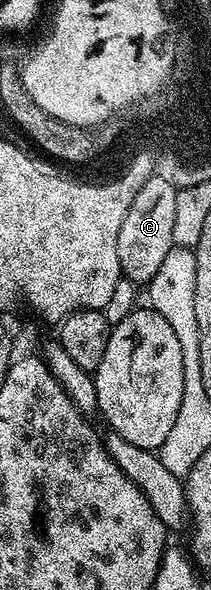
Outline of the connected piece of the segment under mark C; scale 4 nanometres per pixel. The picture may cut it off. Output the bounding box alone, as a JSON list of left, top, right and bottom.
[117,174,177,286]

